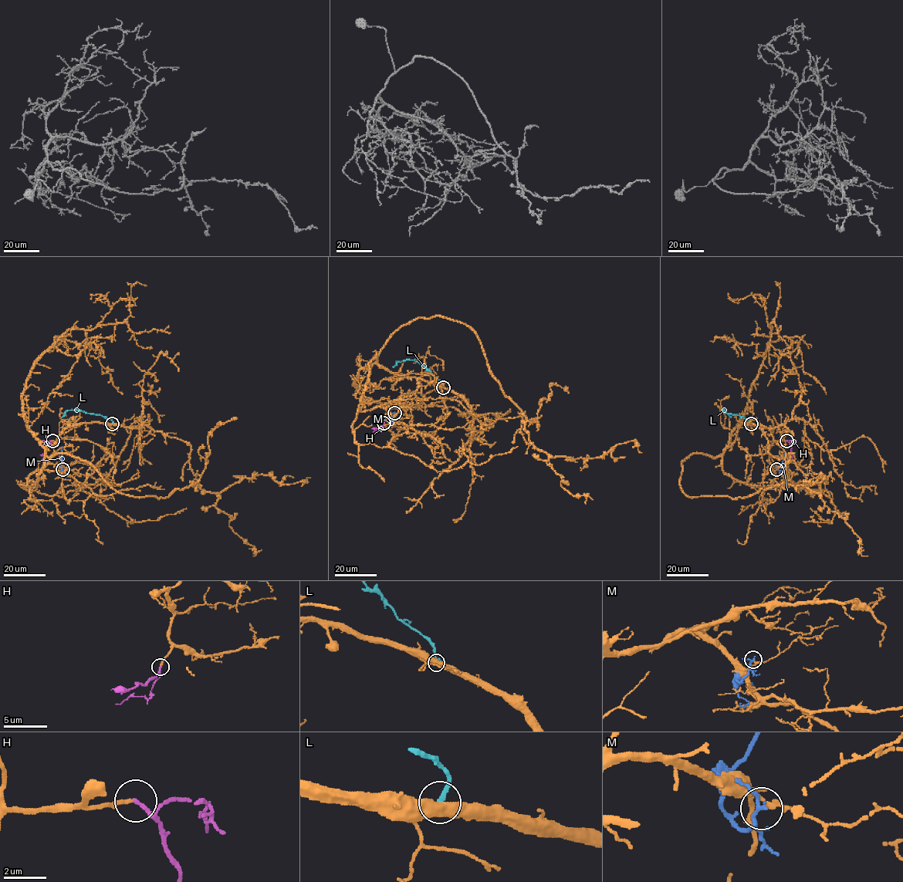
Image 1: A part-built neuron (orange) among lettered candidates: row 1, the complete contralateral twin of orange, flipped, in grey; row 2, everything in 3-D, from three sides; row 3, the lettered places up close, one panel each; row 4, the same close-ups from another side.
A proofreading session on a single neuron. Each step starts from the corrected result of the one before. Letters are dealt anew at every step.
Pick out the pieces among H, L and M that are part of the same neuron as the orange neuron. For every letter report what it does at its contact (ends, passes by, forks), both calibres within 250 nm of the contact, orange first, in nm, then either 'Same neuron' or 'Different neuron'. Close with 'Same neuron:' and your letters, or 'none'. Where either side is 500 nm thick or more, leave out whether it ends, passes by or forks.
H: It passes by. Thickness 170 nm (orange) against 120 nm. Same neuron
L: Thickness 500 nm (orange) against 200 nm. Different neuron
M: It passes by. Thickness 110 nm (orange) against 150 nm. Different neuron
Same neuron: H

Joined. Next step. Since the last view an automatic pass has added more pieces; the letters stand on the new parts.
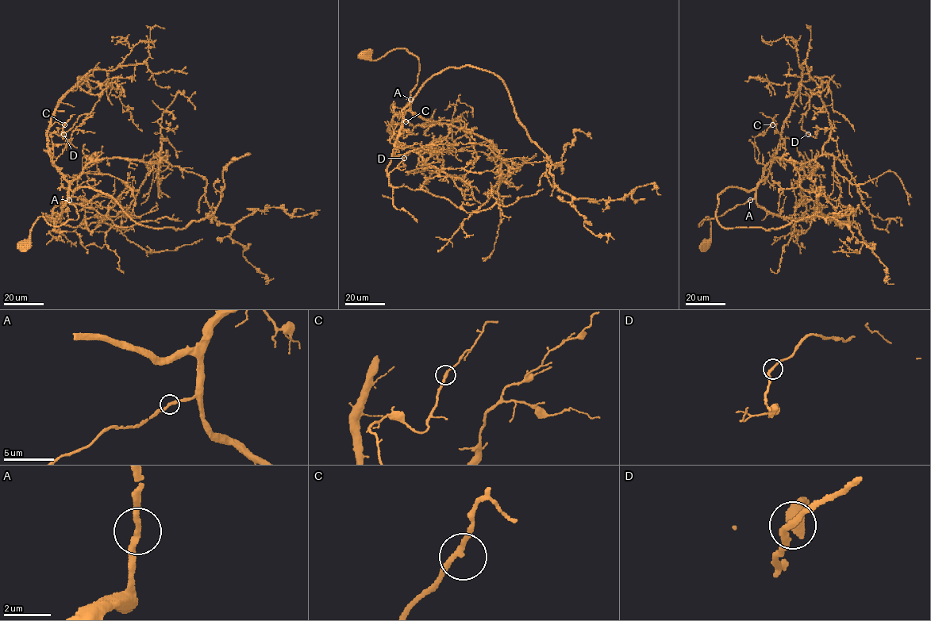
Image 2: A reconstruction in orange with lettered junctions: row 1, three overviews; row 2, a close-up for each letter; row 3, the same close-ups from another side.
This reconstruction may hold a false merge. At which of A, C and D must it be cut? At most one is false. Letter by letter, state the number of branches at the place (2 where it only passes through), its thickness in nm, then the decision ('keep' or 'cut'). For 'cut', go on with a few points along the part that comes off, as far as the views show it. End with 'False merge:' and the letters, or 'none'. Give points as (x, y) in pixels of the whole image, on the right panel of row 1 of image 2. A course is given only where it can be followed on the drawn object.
A: 2 | 240 nm | keep
C: 2 | 220 nm | keep
D: 2 | 240 nm | keep
False merge: none

